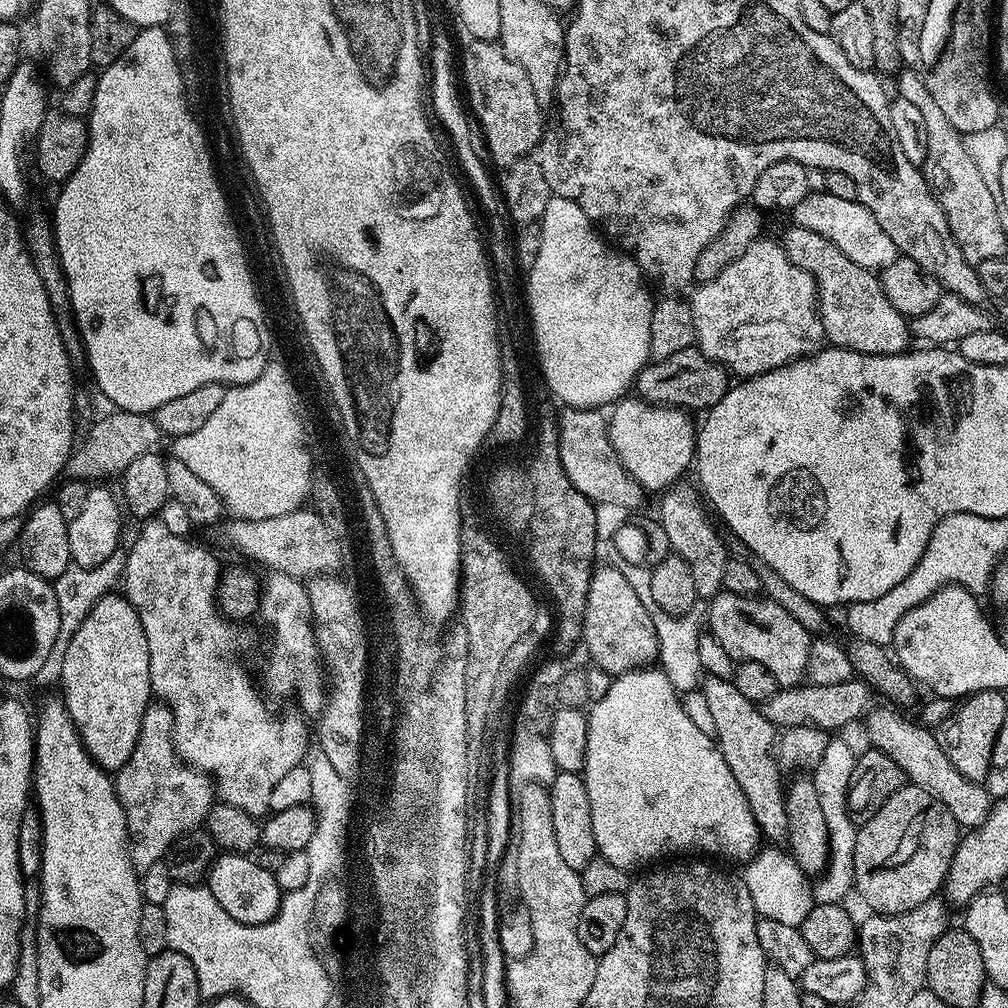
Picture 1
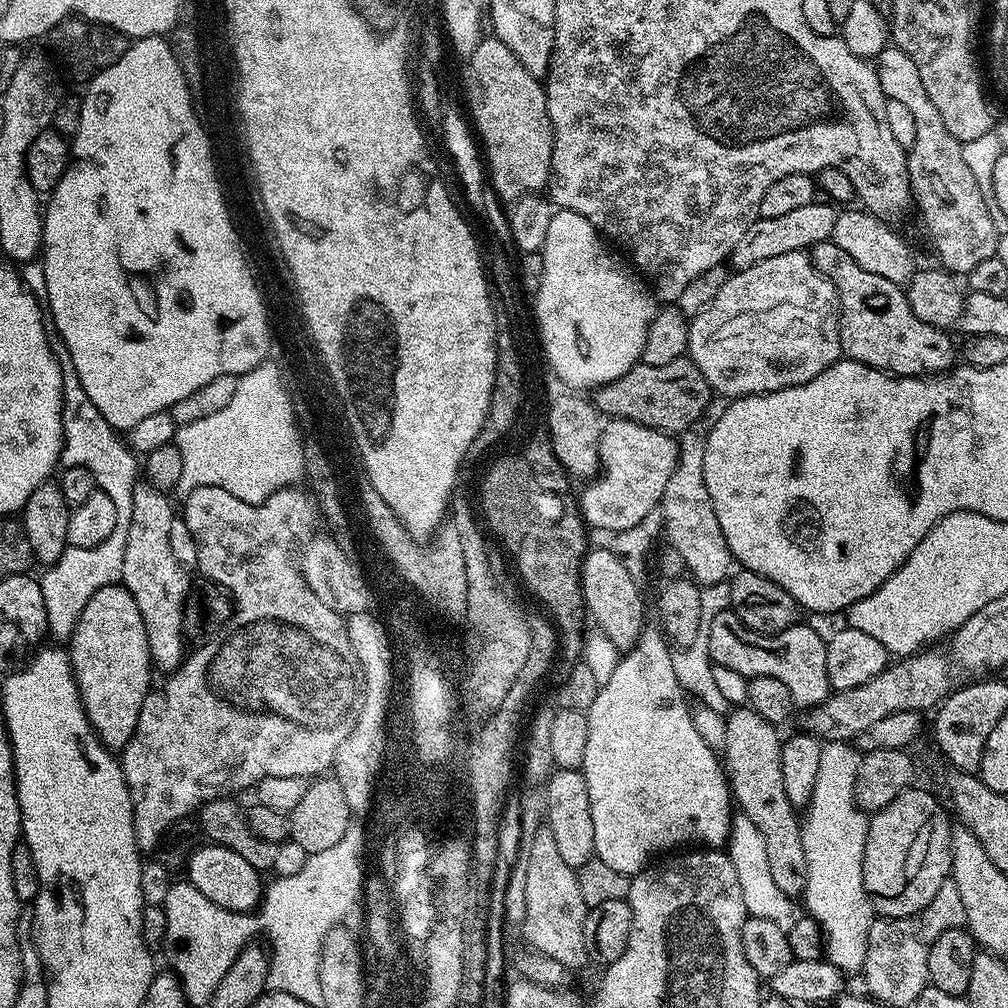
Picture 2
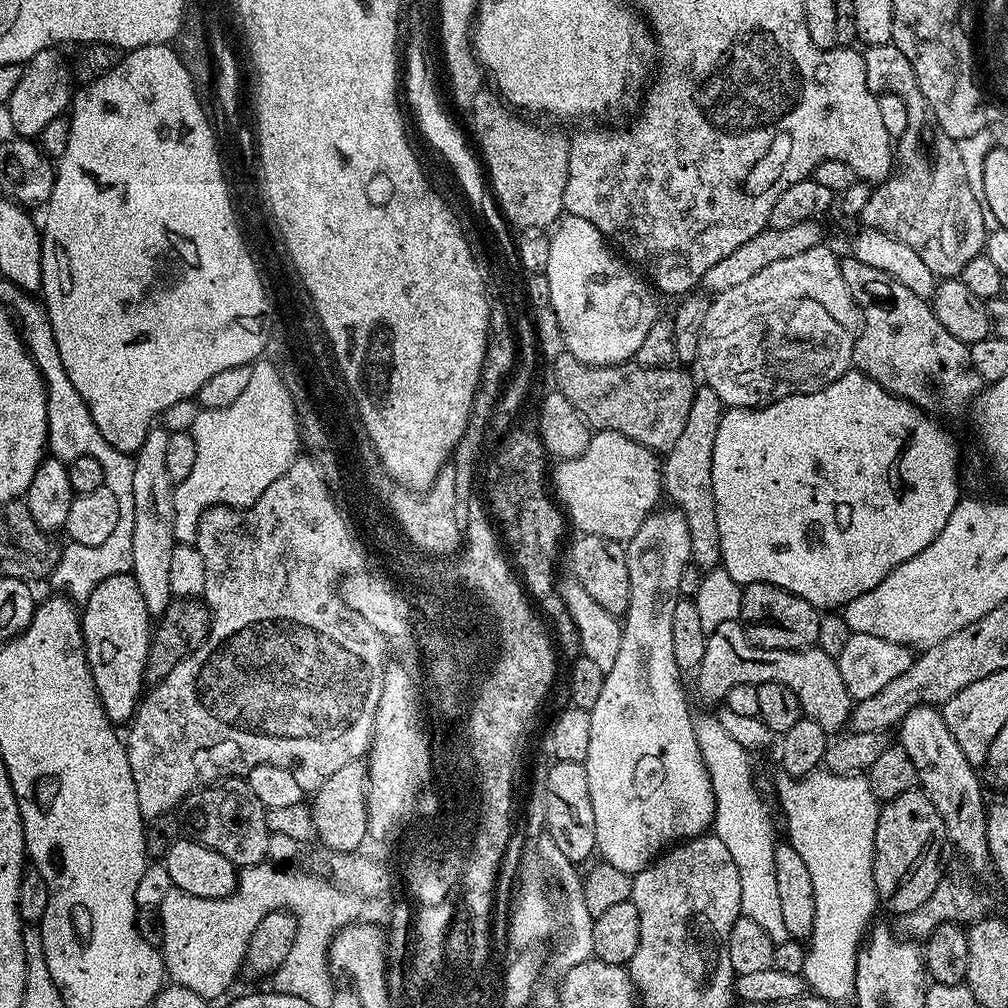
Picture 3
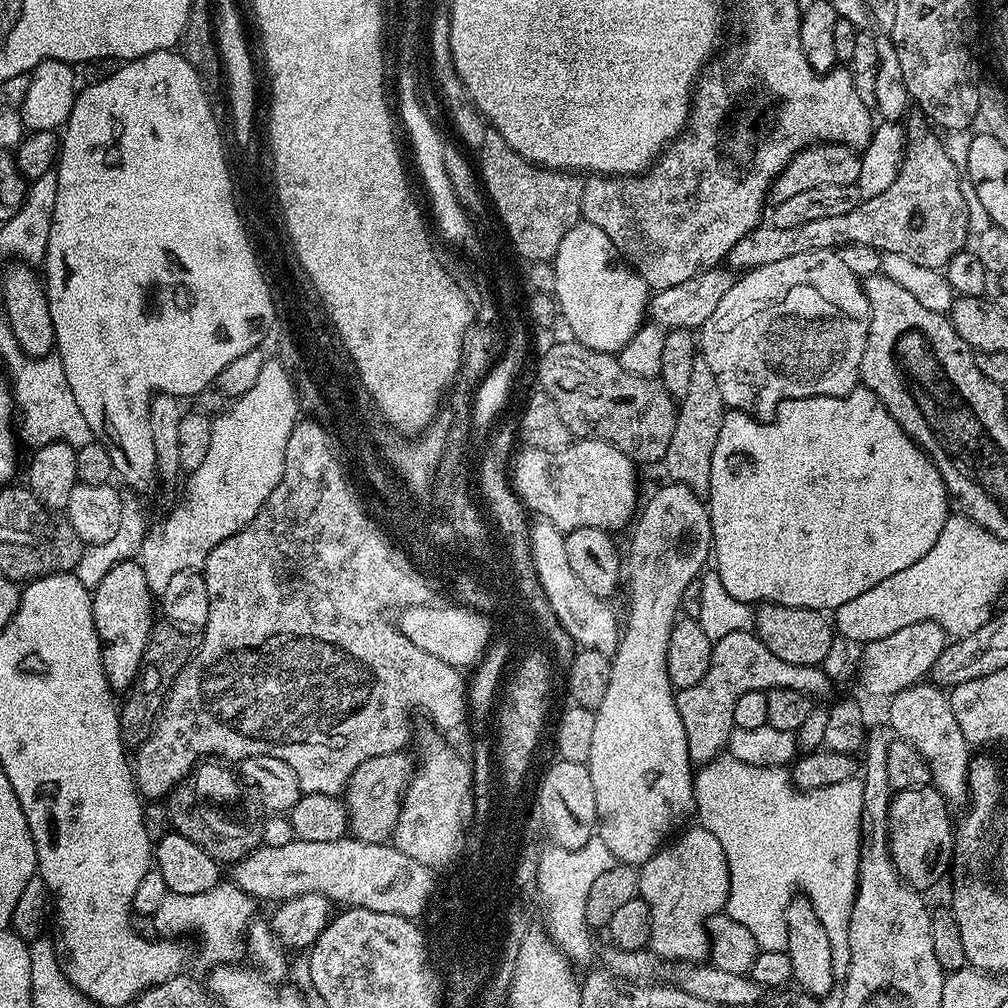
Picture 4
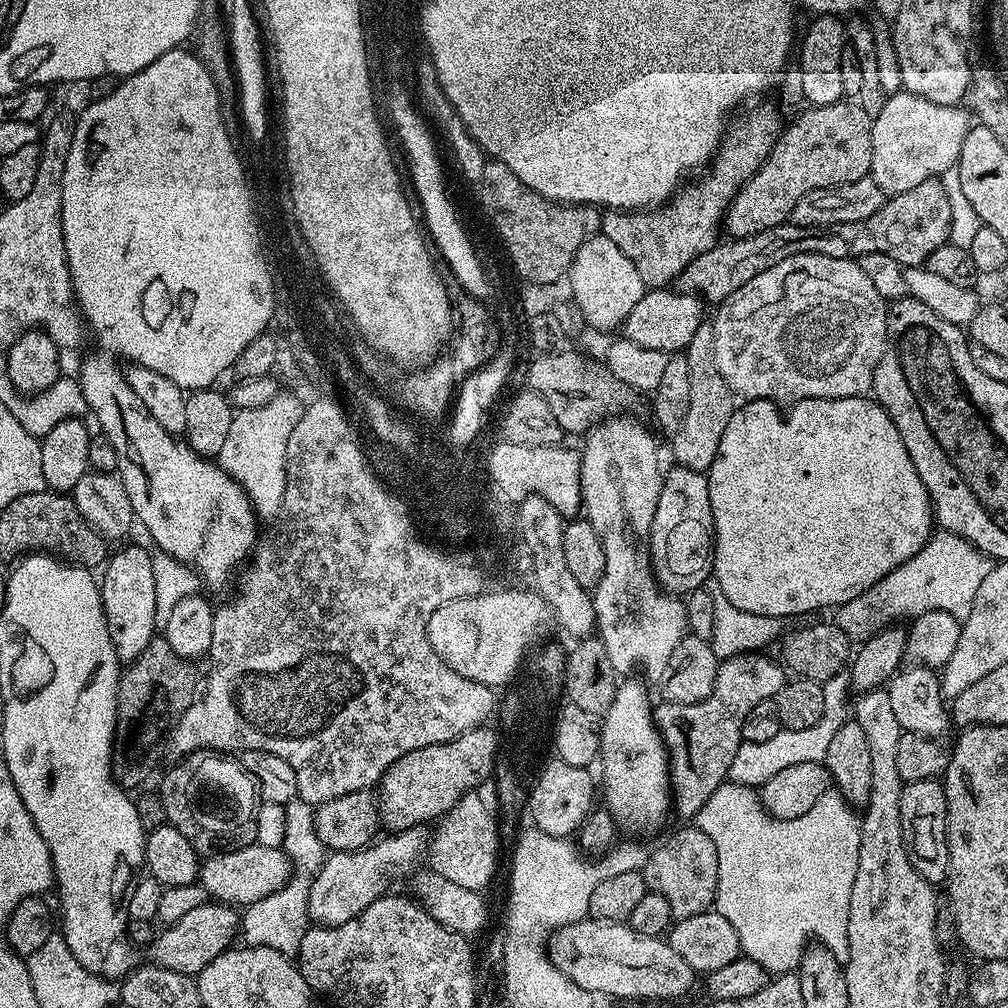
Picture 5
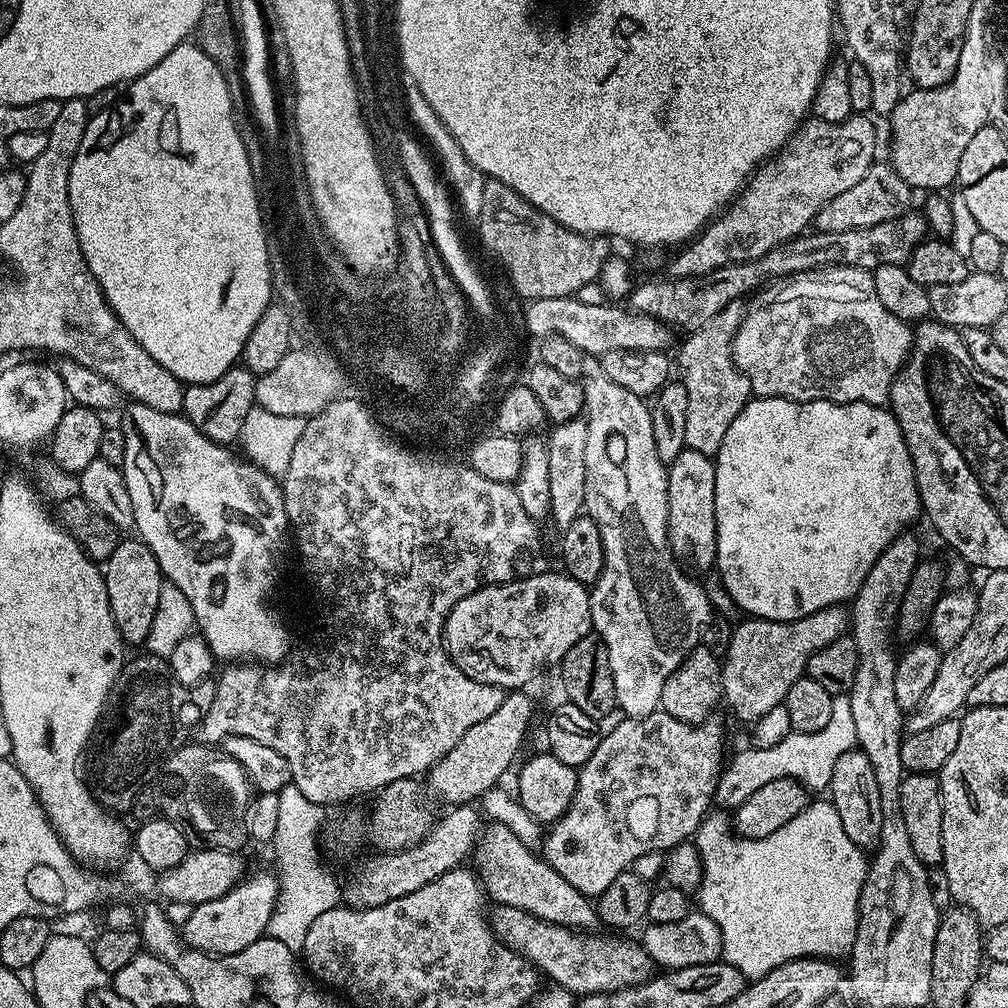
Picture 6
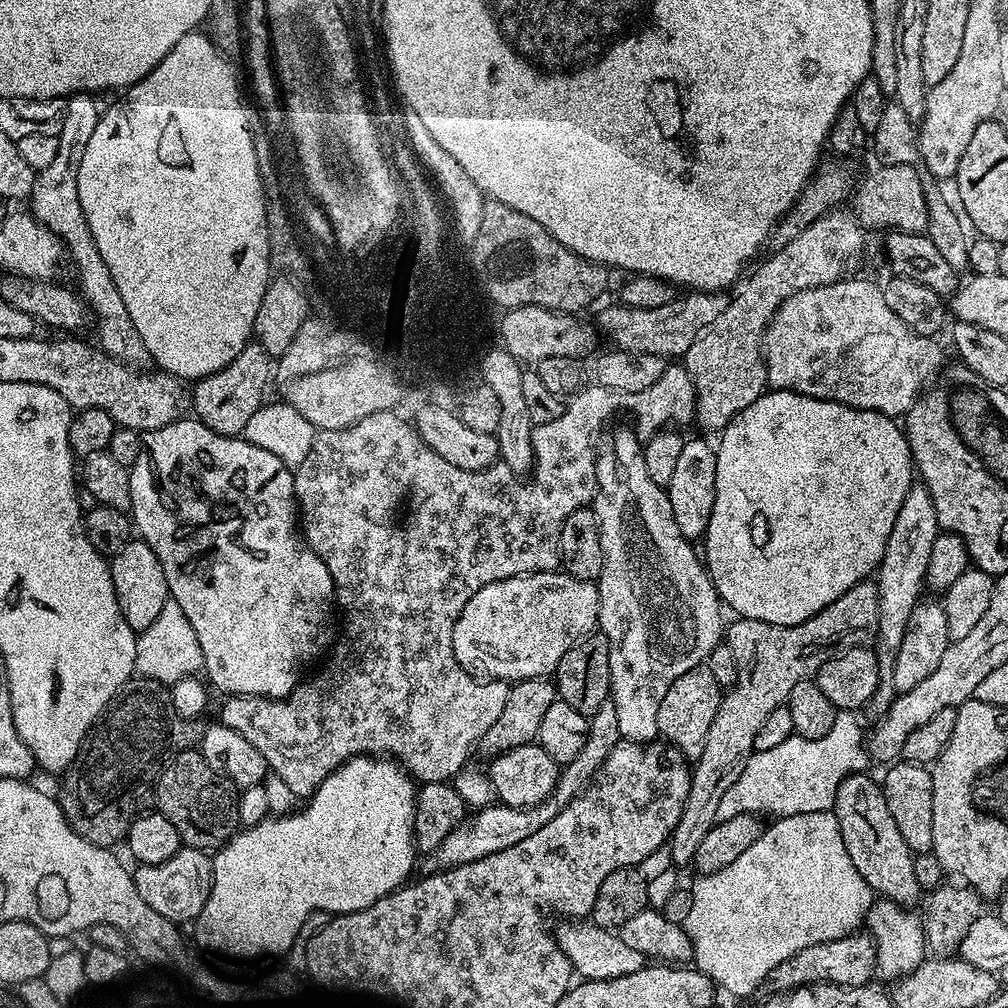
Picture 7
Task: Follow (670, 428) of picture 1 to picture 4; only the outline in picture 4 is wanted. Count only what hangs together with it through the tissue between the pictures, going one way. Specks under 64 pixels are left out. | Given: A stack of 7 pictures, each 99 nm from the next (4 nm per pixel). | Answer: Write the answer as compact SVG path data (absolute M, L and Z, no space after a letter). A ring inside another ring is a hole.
M576 440L573 443L567 444L562 450L554 450L553 452L538 450L537 448L527 446L521 447L519 451L515 453L514 463L510 468L510 479L516 495L519 496L521 503L527 511L532 514L537 512L535 514L537 517L549 520L560 532L567 534L579 528L603 528L605 530L613 530L612 528L620 528L623 524L631 525L634 517L637 515L636 468L638 469L637 461L633 460L631 456L626 455L622 450L618 450L614 445L607 444L604 440Z

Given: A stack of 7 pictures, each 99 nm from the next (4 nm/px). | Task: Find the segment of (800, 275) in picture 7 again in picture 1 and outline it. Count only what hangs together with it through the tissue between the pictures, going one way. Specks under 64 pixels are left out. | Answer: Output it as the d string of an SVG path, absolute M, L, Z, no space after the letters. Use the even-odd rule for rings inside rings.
M684 483L673 484L659 497L661 500L658 521L662 529L666 530L671 551L682 556L690 566L697 597L711 598L717 596L724 587L722 574L726 574L726 562L730 559L730 552L724 545L723 538L716 533L716 528L712 525L713 517L705 501L698 495L697 489L693 485L692 489L690 485Z

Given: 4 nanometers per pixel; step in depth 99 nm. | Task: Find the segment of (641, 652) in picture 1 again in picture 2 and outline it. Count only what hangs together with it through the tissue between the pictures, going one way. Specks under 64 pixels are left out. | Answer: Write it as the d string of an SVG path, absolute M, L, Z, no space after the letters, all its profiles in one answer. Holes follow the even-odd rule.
M607 546L589 547L580 571L580 585L584 591L587 615L600 623L597 624L599 631L604 632L616 648L627 650L635 646L646 627L644 596L640 593L641 585L630 578L630 570L626 570L622 557L617 552L611 552Z

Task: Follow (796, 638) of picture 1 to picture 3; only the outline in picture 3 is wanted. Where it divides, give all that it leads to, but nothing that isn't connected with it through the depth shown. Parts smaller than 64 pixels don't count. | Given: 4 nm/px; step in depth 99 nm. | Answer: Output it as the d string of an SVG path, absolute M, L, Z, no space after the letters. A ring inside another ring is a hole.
M735 620L723 621L708 633L706 654L702 654L702 662L694 679L701 698L717 700L716 702L723 701L724 695L734 686L782 682L782 686L790 686L790 690L794 690L801 713L807 719L818 722L818 726L822 726L822 730L829 734L839 733L849 723L854 707L852 695L846 690L846 682L842 682L836 657L824 653L817 646L762 649L750 642L745 625Z

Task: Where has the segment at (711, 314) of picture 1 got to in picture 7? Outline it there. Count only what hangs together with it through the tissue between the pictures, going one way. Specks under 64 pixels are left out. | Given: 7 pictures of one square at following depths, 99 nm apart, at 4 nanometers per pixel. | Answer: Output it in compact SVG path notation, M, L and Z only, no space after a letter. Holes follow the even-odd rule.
M845 278L836 280L832 284L823 284L821 288L807 288L798 294L794 294L790 298L786 298L786 302L782 302L782 306L772 316L772 321L768 324L768 329L764 331L764 361L766 362L766 370L768 371L768 383L773 389L782 392L797 392L803 396L813 396L819 400L833 400L839 404L845 404L851 408L865 408L871 412L881 412L884 416L893 418L903 417L909 410L913 408L917 400L920 399L925 391L926 385L933 379L932 375L941 371L942 365L945 363L944 356L940 353L940 348L935 343L935 339L927 336L920 336L914 330L898 318L883 298L883 287L878 283L871 284L868 280L852 280L853 278Z

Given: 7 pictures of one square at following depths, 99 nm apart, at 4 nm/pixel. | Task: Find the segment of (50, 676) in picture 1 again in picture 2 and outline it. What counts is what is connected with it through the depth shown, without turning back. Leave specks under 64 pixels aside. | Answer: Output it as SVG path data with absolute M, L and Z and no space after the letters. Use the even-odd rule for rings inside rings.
M63 350L57 351L56 360L62 370L62 386L64 387L64 405L62 406L64 449L60 452L60 464L64 466L77 464L90 470L90 474L94 474L96 479L97 489L107 494L110 502L114 502L114 510L118 510L118 522L114 526L114 534L110 534L110 538L106 538L106 542L93 548L69 546L54 563L43 569L44 573L39 573L42 602L46 602L48 632L56 639L53 641L68 642L71 641L74 634L78 618L82 618L82 610L86 610L86 602L90 602L90 598L94 598L94 594L98 590L102 590L102 586L110 586L122 581L122 558L126 558L126 534L130 534L130 514L134 510L134 490L142 472L142 464L137 453L133 452L125 441L123 444L116 437L119 436L117 429L111 428L106 422L106 418L102 418L102 414L98 414L98 406L94 406L94 402L90 402L90 397L86 395L86 390L82 390L82 382L78 382L78 370L74 370L74 362L70 362L70 354Z

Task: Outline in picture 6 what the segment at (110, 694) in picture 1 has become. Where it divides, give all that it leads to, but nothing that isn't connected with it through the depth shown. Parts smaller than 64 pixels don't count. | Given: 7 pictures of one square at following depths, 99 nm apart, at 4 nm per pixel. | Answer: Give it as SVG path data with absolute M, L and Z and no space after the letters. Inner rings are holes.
M139 538L131 539L121 539L114 554L110 554L110 558L103 561L102 564L104 581L106 582L106 598L110 598L110 614L114 614L114 622L118 626L120 636L128 646L132 646L132 644L143 645L147 641L150 626L154 622L154 610L158 610L158 594L166 583L158 566L158 558L154 558L150 546L146 546L144 541Z

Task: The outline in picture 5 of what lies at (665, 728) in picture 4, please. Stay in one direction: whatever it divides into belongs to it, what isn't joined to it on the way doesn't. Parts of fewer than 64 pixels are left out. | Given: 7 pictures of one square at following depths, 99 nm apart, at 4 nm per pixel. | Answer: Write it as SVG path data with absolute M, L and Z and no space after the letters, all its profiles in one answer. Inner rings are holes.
M672 466L664 472L661 494L650 528L649 554L656 583L667 593L683 594L703 589L712 575L712 549L716 527L710 506L710 486L705 473ZM628 680L617 687L614 694L614 702L610 702L610 710L604 713L602 723L599 725L600 730L600 755L598 757L599 767L604 767L604 788L602 784L602 798L606 805L606 811L621 829L629 828L632 832L652 832L664 819L667 818L668 812L670 816L670 809L673 807L674 801L672 799L672 777L668 771L668 749L664 747L664 739L660 737L660 731L656 728L656 717L654 715L653 701L648 701L648 692L636 680Z

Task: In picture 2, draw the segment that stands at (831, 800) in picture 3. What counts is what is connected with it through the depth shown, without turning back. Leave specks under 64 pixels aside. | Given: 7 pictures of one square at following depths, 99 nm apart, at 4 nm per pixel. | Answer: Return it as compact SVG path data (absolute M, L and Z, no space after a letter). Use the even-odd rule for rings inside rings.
M828 742L821 747L818 762L818 782L814 782L812 797L808 807L803 809L802 842L806 850L806 866L810 873L810 896L812 908L810 914L824 932L824 950L832 965L845 974L859 973L866 962L867 939L874 919L872 899L868 896L862 882L862 858L866 846L869 817L863 808L856 805L854 796L854 778L858 774L861 753L848 742Z

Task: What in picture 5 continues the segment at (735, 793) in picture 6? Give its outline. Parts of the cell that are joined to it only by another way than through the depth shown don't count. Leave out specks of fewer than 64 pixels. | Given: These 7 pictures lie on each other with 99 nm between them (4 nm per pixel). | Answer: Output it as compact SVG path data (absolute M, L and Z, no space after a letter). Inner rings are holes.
M840 676L840 680L830 678L832 684L824 682L828 688L828 708L822 714L822 722L818 726L810 726L810 730L786 730L781 728L774 738L767 742L742 742L738 746L738 754L734 754L734 763L728 771L728 780L733 784L744 784L748 788L756 788L765 784L774 774L786 770L786 766L795 766L797 762L821 762L826 749L834 739L834 734L844 725L850 716L851 676Z

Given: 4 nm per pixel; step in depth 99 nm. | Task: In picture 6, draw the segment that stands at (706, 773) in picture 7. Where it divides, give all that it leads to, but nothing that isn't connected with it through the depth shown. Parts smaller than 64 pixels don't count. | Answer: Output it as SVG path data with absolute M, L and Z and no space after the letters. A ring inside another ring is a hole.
M843 607L823 608L806 618L797 620L758 620L755 618L744 618L744 621L733 627L730 646L722 658L722 686L724 694L723 703L732 707L732 712L741 720L745 726L755 724L762 714L774 710L774 706L783 704L790 686L805 675L808 659L824 647L830 646L836 639L843 637L850 628L850 616Z

